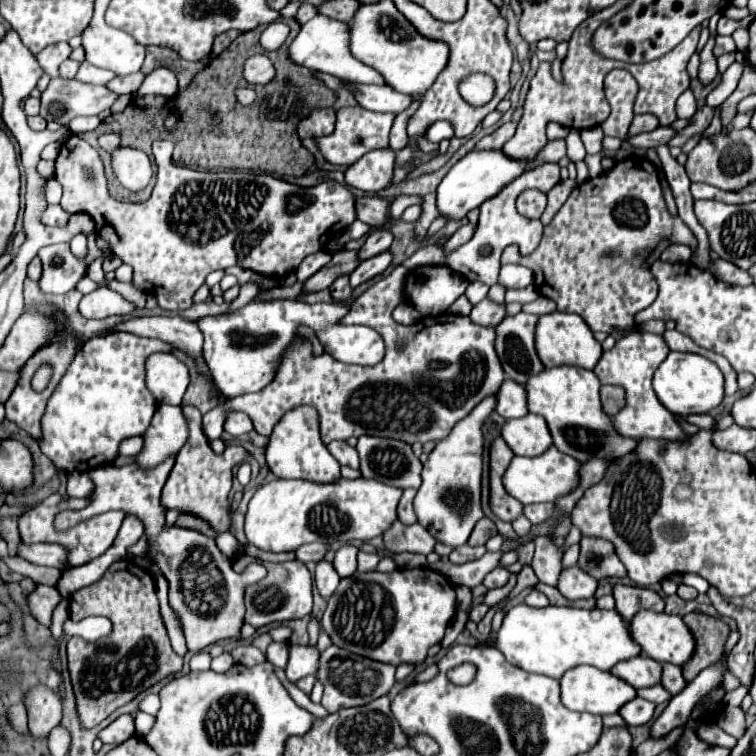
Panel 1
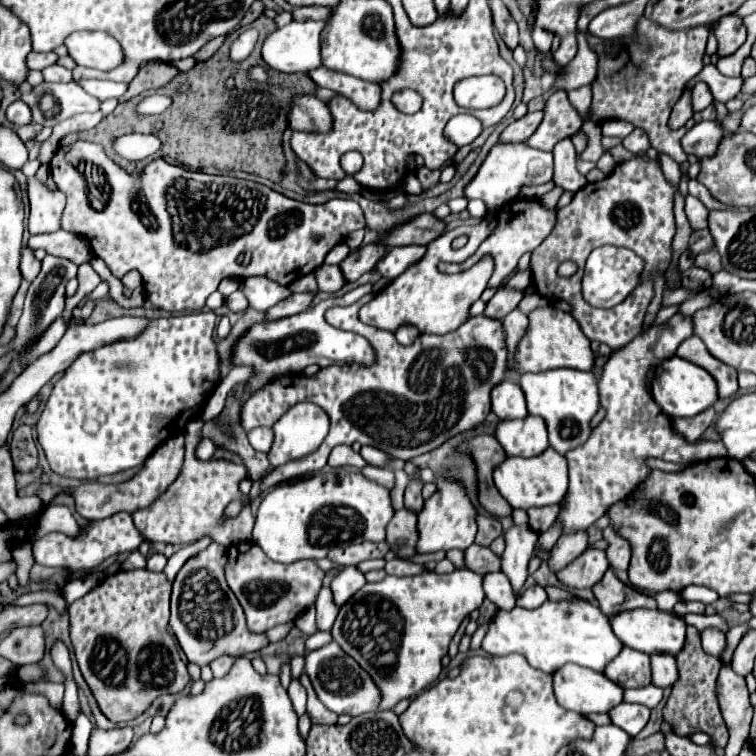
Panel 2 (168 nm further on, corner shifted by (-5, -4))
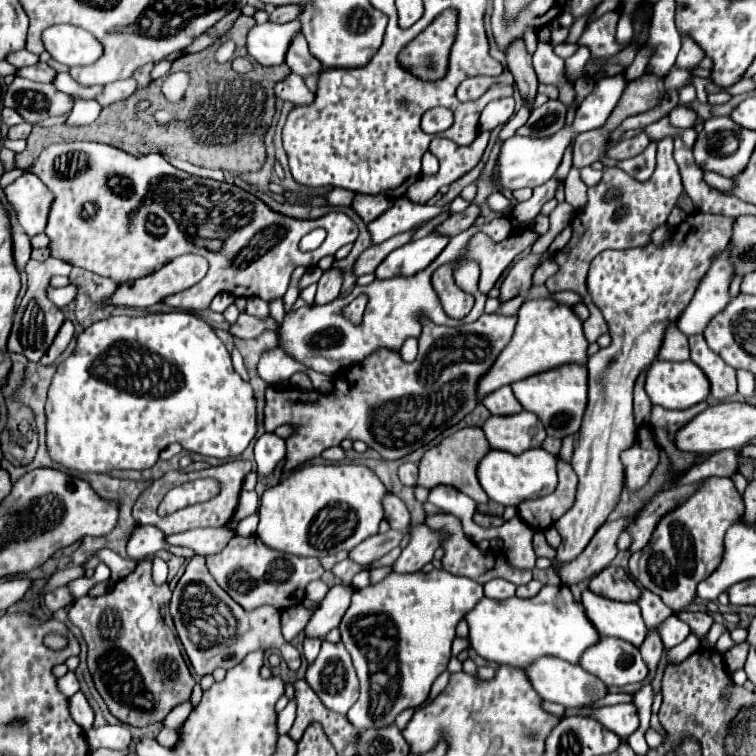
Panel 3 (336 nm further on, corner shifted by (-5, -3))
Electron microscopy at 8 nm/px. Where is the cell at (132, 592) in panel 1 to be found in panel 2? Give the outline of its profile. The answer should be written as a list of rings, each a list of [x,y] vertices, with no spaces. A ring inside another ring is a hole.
[[[119,570],[69,606],[71,642],[79,670],[101,712],[111,722],[129,722],[161,694],[181,692],[191,680],[169,634],[171,582],[149,570]]]

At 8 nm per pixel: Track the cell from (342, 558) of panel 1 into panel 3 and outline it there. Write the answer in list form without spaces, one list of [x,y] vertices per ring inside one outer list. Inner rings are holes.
[[[335,585],[329,589],[325,599],[321,601],[321,609],[311,617],[305,627],[305,637],[311,639],[325,639],[325,635],[339,627],[349,603],[351,603],[353,589],[347,585]]]

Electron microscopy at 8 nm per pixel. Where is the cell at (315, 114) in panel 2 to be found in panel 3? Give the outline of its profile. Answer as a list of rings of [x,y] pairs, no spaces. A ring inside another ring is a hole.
[[[295,73],[287,75],[287,79],[283,79],[283,81],[279,81],[279,83],[275,85],[275,95],[277,95],[279,99],[283,99],[283,101],[291,101],[293,105],[307,105],[307,103],[311,103],[313,97],[315,97],[315,95],[305,87],[303,77],[299,77],[299,75],[295,75]]]

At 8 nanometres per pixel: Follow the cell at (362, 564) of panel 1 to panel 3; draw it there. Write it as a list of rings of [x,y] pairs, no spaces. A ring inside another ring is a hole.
[[[345,559],[345,561],[337,563],[337,565],[331,569],[331,573],[333,573],[335,577],[339,577],[345,585],[349,585],[351,579],[353,579],[353,575],[359,573],[359,571],[361,571],[361,565],[357,565],[357,563],[351,561],[351,559]]]

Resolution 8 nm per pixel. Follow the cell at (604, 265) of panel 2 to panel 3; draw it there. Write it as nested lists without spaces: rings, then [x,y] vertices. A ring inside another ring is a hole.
[[[691,213],[687,219],[675,229],[673,235],[663,245],[647,245],[647,247],[635,247],[635,249],[621,249],[621,251],[603,251],[599,253],[589,269],[587,287],[593,297],[593,303],[601,309],[609,333],[611,333],[611,345],[607,349],[599,349],[595,355],[589,357],[587,369],[589,369],[589,403],[583,415],[579,441],[575,445],[571,465],[579,477],[577,487],[577,499],[575,505],[555,523],[555,529],[561,535],[561,545],[557,549],[557,561],[569,563],[575,557],[581,555],[581,551],[589,545],[591,537],[597,533],[597,529],[607,521],[611,511],[617,507],[621,493],[623,493],[623,463],[619,455],[635,443],[637,427],[633,423],[633,387],[639,377],[659,355],[659,349],[663,345],[665,331],[669,323],[677,323],[681,317],[681,311],[687,307],[687,303],[693,299],[699,281],[707,273],[711,265],[713,253],[725,247],[731,239],[735,217],[725,215],[709,215],[709,213]]]

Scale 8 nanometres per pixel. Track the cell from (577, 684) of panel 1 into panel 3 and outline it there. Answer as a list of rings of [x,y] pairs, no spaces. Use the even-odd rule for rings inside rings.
[[[547,655],[547,659],[535,659],[535,663],[531,663],[531,667],[523,667],[523,671],[529,675],[531,687],[535,687],[541,699],[561,703],[563,707],[583,707],[601,699],[607,691],[607,687],[597,677],[583,671],[579,665],[563,663],[563,659],[551,659],[551,655]]]

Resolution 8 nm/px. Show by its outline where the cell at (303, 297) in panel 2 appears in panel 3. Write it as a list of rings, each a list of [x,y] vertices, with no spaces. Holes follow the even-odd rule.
[[[241,313],[239,319],[235,321],[235,325],[229,327],[229,333],[237,339],[255,339],[263,331],[275,331],[275,321],[271,317],[269,319],[257,319],[257,317],[251,317],[247,313]]]

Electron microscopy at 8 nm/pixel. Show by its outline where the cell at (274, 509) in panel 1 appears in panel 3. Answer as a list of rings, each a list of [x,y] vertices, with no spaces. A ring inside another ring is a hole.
[[[339,463],[339,465],[307,465],[301,469],[295,469],[287,477],[283,477],[281,483],[275,487],[269,487],[259,505],[259,527],[257,537],[283,553],[291,555],[303,555],[303,557],[325,557],[333,555],[343,549],[353,549],[363,539],[371,537],[379,529],[379,521],[383,519],[383,505],[381,499],[385,495],[385,485],[379,481],[379,477],[365,465],[357,463]]]

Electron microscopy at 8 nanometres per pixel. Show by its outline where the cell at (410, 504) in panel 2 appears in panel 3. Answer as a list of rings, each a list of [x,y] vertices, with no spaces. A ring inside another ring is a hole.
[[[403,463],[399,467],[399,479],[401,479],[403,485],[413,487],[415,481],[417,481],[417,465],[415,463]]]

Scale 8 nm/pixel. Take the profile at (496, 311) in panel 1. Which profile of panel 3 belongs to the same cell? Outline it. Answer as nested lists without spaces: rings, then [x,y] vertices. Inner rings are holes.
[[[525,255],[513,263],[501,283],[501,301],[507,301],[519,293],[527,293],[533,285],[533,273],[539,267],[541,255]]]

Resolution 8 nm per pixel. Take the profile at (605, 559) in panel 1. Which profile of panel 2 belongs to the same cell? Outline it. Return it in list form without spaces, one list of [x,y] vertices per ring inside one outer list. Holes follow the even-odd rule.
[[[607,526],[603,528],[603,540],[607,540],[607,560],[611,564],[611,568],[615,570],[627,570],[629,568],[629,558],[631,558],[631,548],[629,548],[629,542],[623,540],[621,536],[617,536],[617,532]]]

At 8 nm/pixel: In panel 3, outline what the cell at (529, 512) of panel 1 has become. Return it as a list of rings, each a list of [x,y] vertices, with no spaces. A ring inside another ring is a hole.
[[[557,455],[557,473],[559,473],[559,485],[551,495],[517,505],[519,517],[535,531],[545,531],[553,527],[553,523],[561,515],[565,515],[565,511],[569,511],[575,503],[577,475],[573,467],[561,459],[561,455]]]

